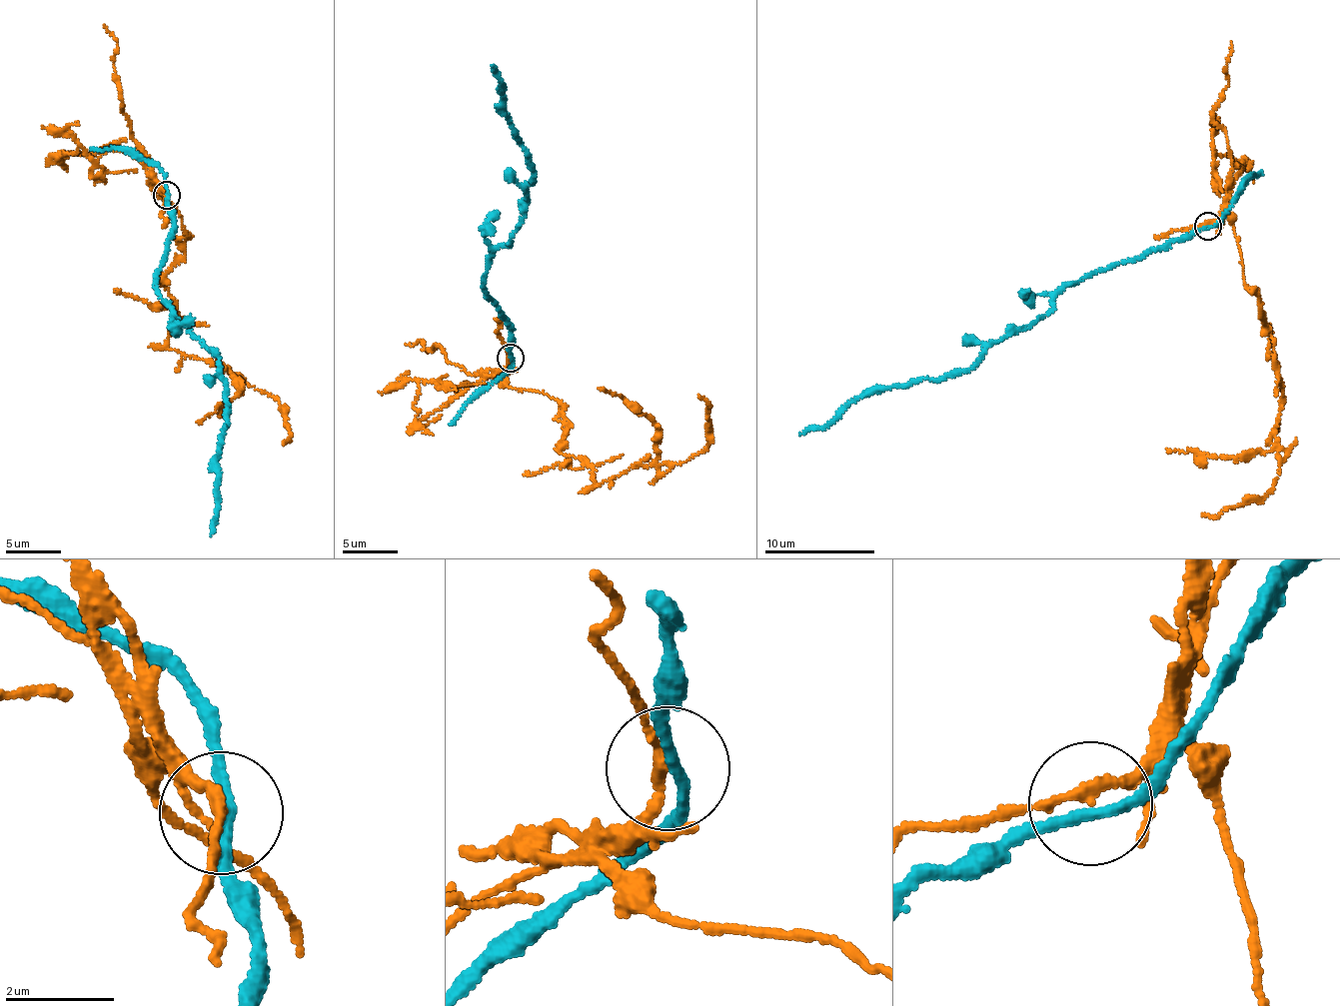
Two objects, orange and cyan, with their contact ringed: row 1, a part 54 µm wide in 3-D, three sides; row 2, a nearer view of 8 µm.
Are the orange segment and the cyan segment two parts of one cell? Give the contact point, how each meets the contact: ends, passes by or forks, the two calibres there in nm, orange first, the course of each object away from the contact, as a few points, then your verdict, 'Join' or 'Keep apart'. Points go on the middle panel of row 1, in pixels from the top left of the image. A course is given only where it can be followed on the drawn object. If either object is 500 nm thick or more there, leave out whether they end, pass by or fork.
Place: (511, 358). At the ring orange passes by. At the ring cyan passes by. Thickness 190 nm (orange) against 190 nm. Course of orange: (511, 359), (506, 383), (556, 400), (572, 424), (562, 454), (591, 468), (597, 486), (708, 446), (699, 396). Course of cyan: (511, 359), (511, 325), (485, 288), (487, 256), (517, 230), (534, 177), (503, 99), (504, 83), (492, 66). Keep apart

